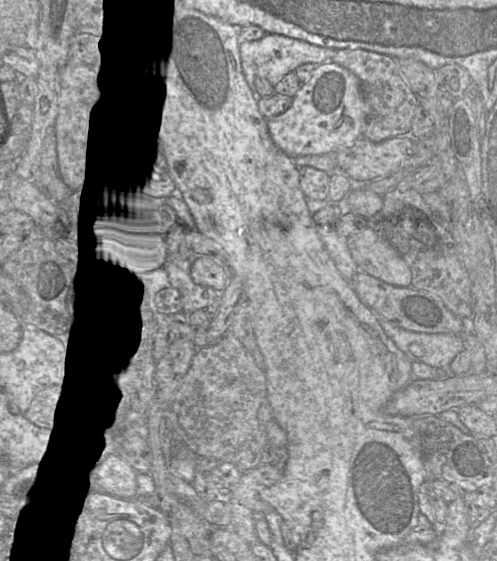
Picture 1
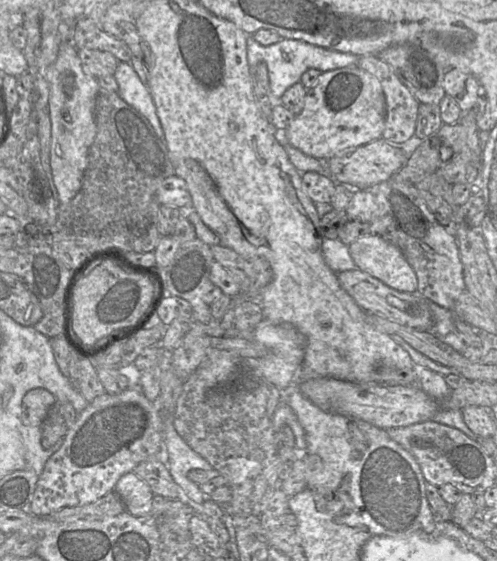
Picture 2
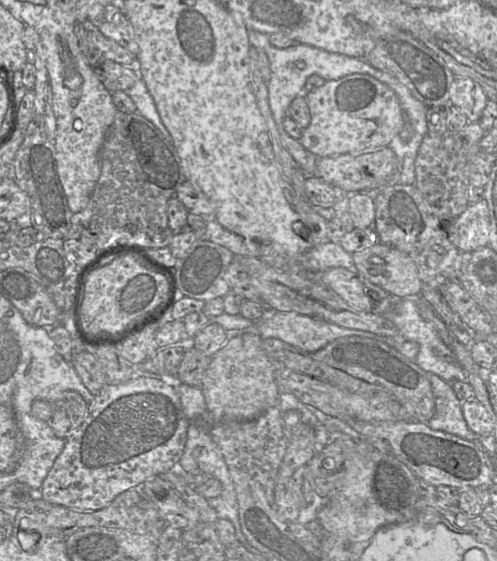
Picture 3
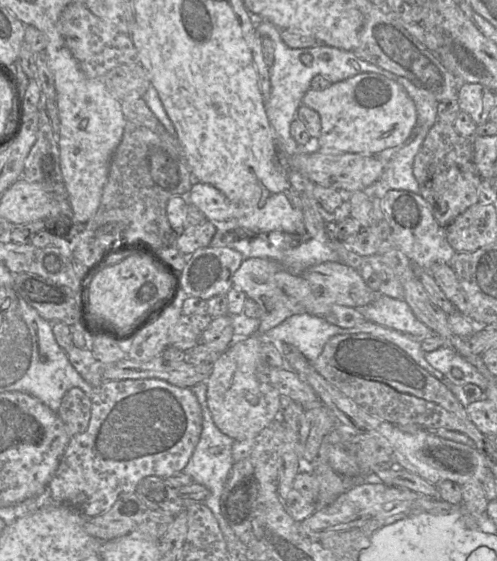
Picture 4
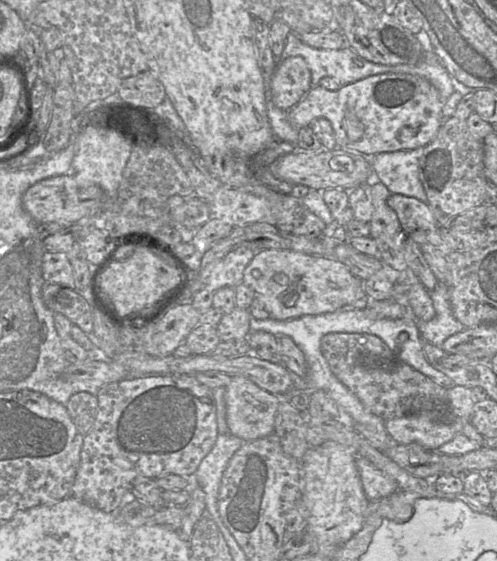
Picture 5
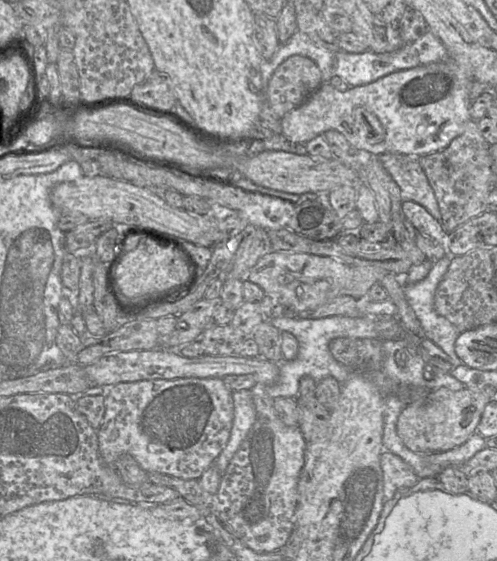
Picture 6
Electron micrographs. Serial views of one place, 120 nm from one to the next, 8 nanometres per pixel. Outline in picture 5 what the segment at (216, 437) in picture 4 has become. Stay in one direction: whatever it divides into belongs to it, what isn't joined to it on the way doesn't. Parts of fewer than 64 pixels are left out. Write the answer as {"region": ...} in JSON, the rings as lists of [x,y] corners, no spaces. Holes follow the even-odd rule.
{"region":[[[226,427],[226,433],[218,431],[216,442],[210,452],[203,458],[195,474],[193,484],[205,493],[206,512],[217,524],[222,535],[233,535],[224,524],[219,511],[219,492],[222,478],[234,454],[245,441],[232,435]]]}

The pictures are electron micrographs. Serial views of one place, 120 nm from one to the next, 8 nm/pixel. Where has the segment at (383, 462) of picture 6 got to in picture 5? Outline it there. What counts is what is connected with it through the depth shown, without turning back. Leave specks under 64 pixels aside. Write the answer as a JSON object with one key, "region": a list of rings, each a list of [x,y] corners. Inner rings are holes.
{"region":[[[357,458],[356,467],[363,490],[369,501],[380,500],[399,490],[397,483],[393,479],[375,468],[367,459]]]}

